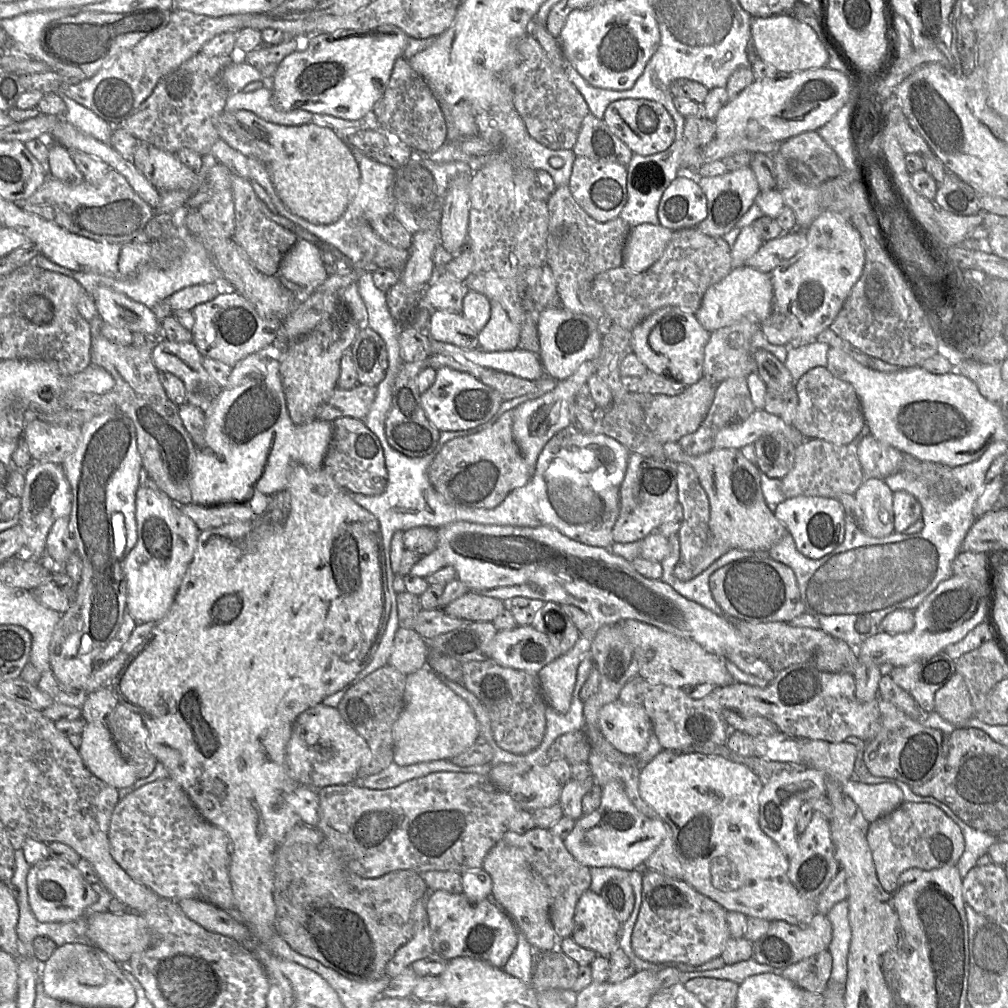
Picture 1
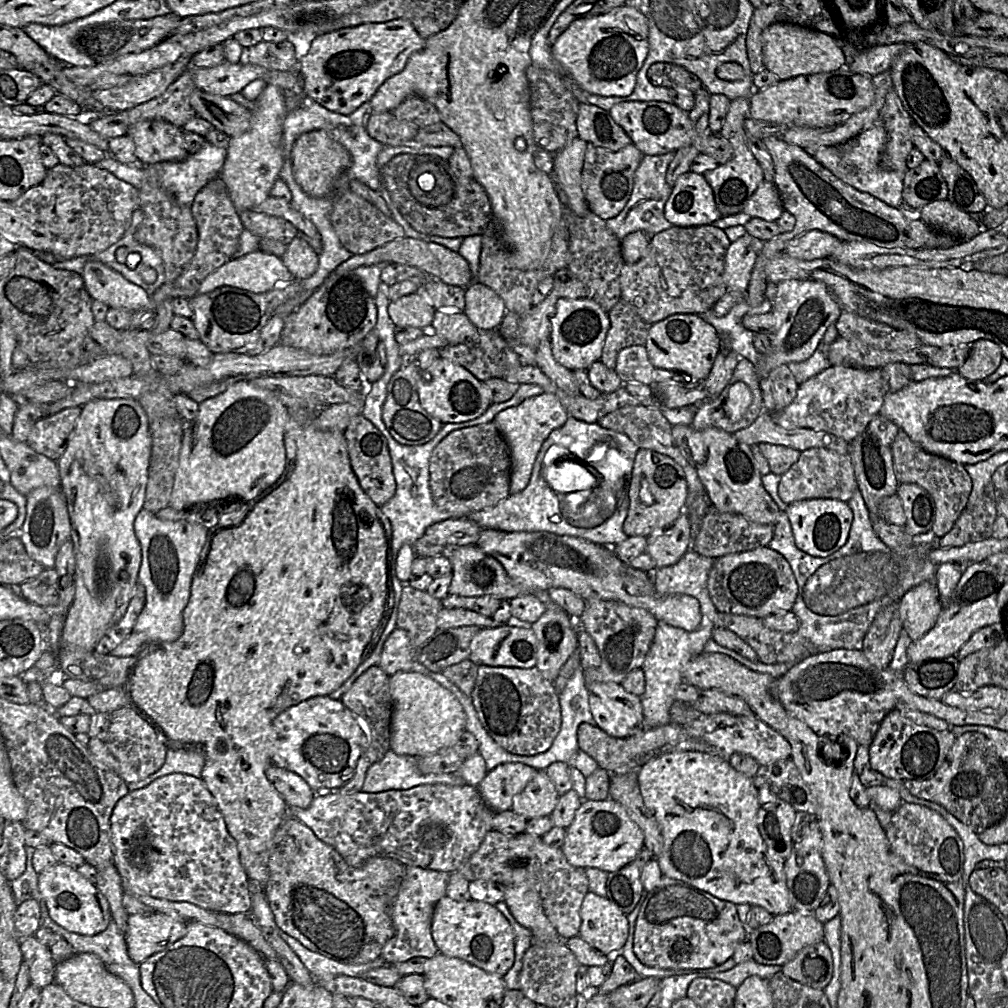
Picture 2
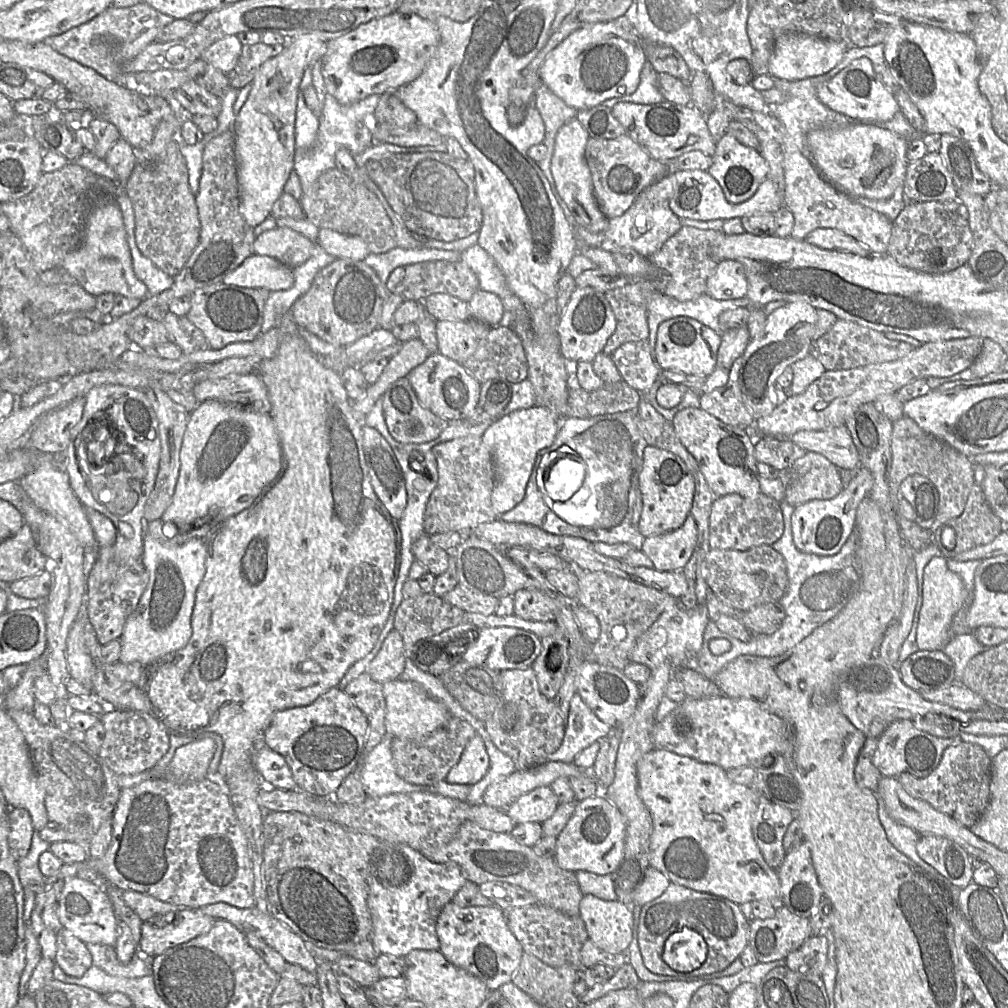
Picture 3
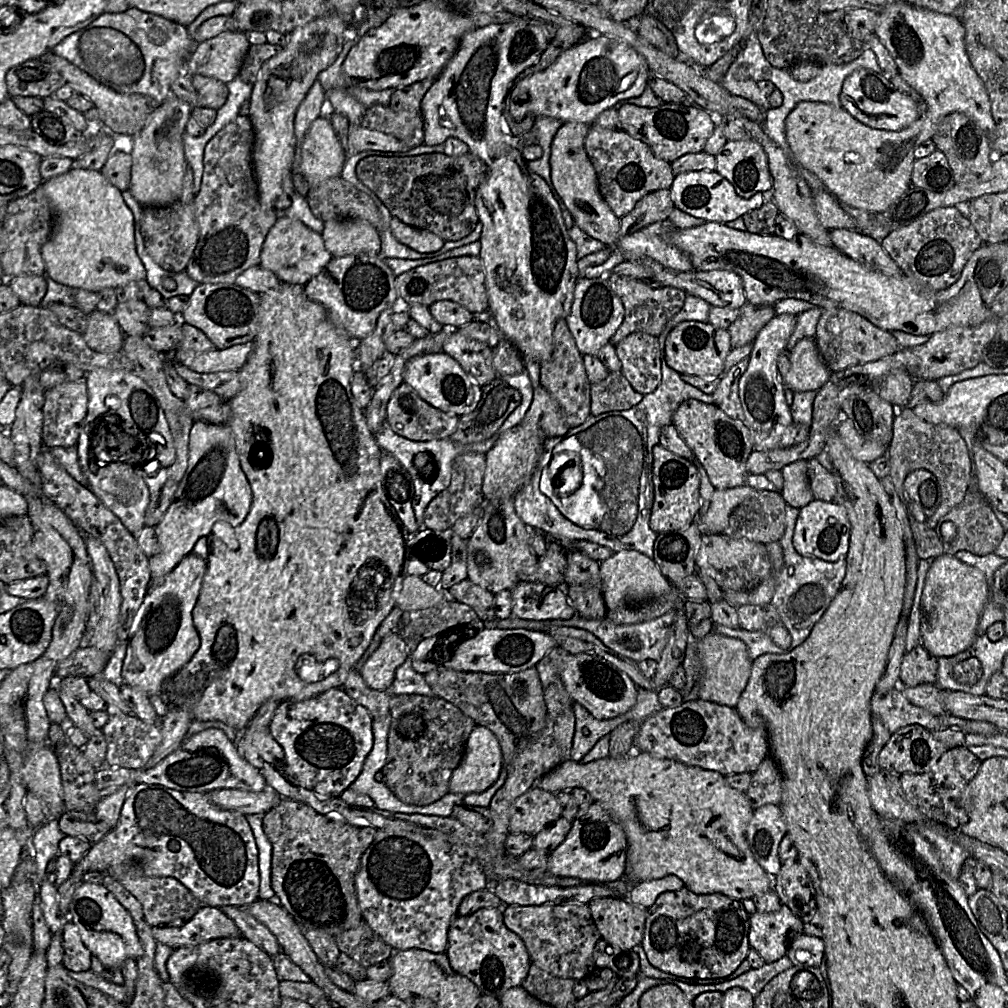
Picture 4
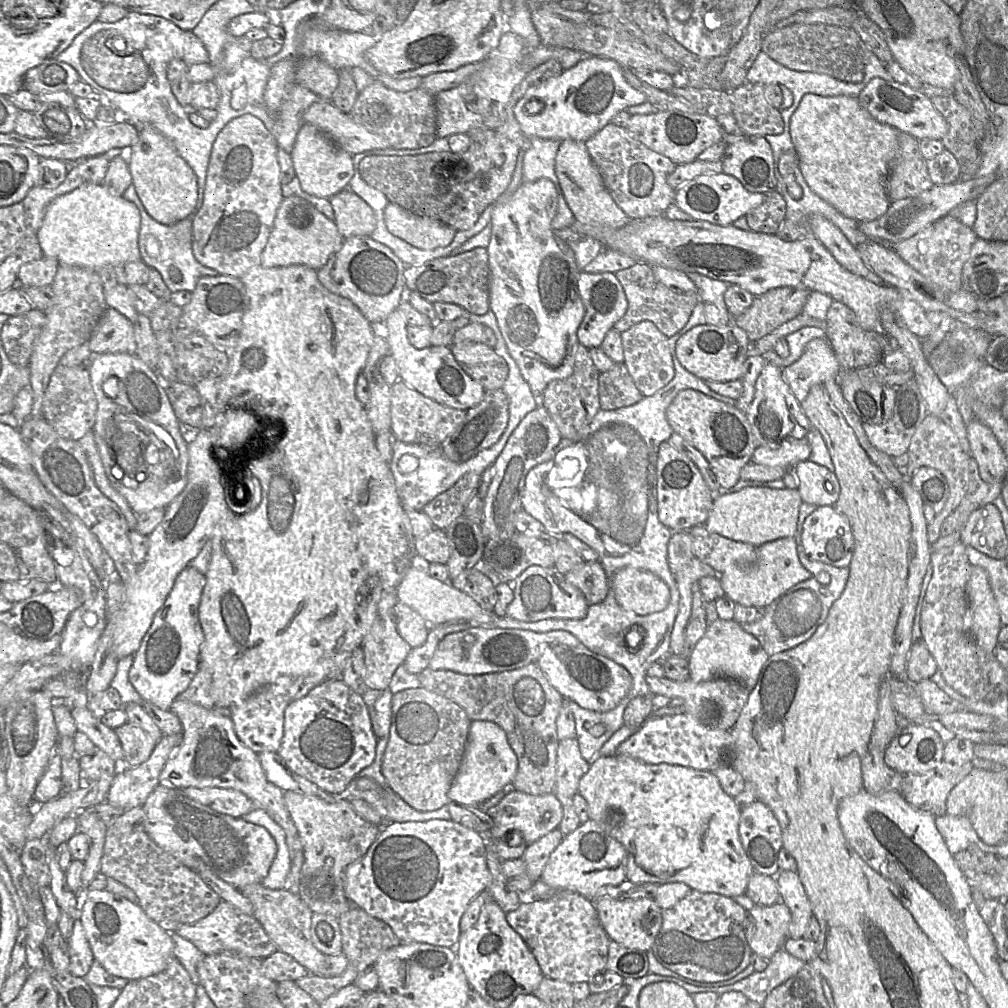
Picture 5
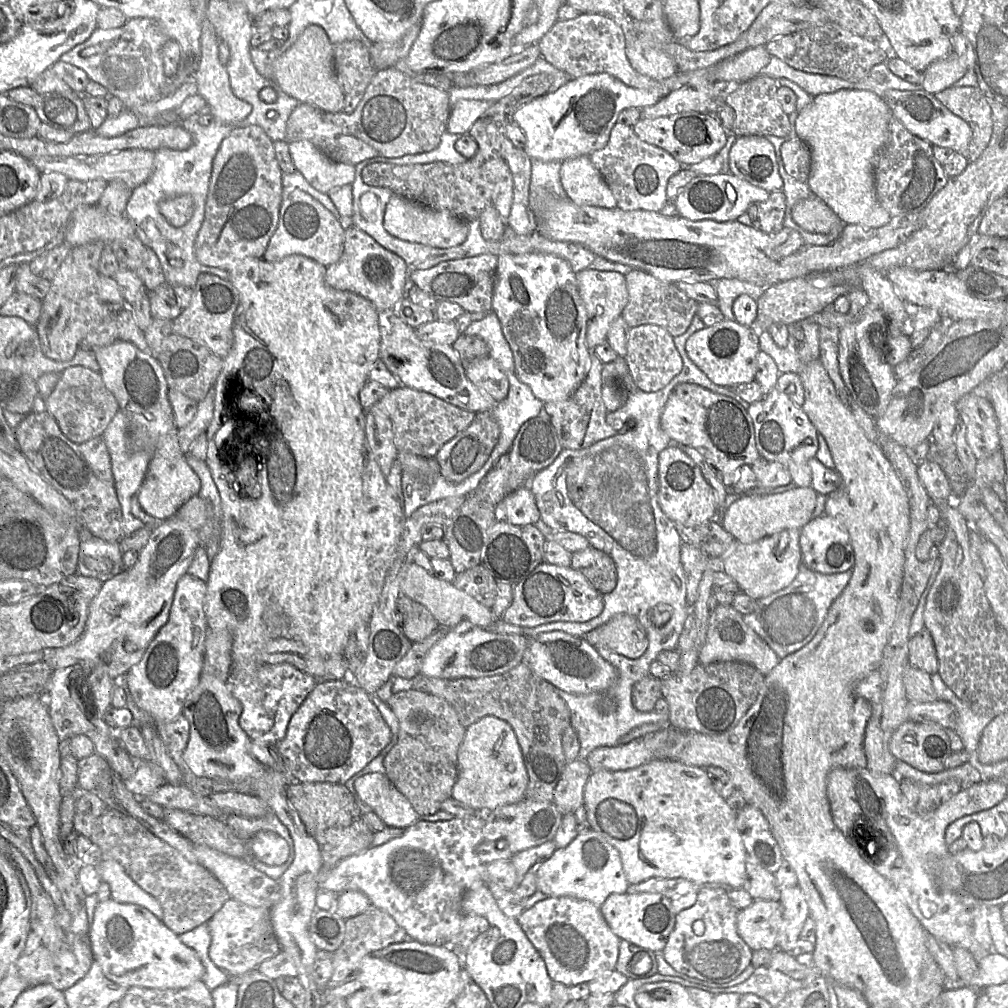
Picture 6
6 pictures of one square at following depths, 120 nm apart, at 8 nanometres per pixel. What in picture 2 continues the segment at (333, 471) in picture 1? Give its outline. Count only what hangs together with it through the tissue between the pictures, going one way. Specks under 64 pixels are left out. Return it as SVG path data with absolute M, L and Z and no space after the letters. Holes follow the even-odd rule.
M357 415L351 419L344 430L344 437L350 464L361 488L380 508L394 496L397 486L386 438L362 415Z

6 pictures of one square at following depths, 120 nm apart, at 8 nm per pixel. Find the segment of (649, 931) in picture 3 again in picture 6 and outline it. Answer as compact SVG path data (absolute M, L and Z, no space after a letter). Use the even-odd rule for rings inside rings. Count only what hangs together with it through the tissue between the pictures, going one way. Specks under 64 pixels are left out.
M706 883L697 892L693 906L676 914L675 926L662 951L665 960L676 971L715 983L735 979L751 964L752 951L736 928L739 909L728 896L728 889L717 883Z

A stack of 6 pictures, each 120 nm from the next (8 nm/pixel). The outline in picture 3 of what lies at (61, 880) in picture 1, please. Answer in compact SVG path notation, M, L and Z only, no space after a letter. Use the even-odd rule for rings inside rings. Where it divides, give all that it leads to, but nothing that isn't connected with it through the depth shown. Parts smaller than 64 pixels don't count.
M77 876L66 879L58 897L57 906L62 927L82 942L115 946L119 921L108 895L99 883L90 883Z

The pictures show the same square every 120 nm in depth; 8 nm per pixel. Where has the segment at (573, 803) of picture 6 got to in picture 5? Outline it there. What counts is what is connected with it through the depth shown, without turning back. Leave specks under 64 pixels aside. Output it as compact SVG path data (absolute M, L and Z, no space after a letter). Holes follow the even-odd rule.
M576 738L560 740L556 757L554 793L560 800L570 802L578 792L578 783L588 771L589 762L580 754Z

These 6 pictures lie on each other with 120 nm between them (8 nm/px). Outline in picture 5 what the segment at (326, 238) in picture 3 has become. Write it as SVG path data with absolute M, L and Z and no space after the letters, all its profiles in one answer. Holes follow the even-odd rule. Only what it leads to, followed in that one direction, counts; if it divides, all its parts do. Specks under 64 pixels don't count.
M348 188L328 199L334 211L334 222L344 239L371 235L376 227L376 219L364 200Z

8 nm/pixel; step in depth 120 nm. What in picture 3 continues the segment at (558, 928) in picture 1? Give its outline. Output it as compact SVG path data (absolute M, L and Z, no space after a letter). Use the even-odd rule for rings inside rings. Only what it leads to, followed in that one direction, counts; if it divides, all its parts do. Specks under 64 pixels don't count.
M466 820L460 825L453 839L429 853L428 859L435 863L458 865L463 876L477 885L486 882L506 882L517 885L532 893L537 899L537 904L555 909L568 916L580 916L580 902L584 895L580 890L575 872L560 868L554 857L538 856L532 847L519 844L509 833L487 830L471 820Z

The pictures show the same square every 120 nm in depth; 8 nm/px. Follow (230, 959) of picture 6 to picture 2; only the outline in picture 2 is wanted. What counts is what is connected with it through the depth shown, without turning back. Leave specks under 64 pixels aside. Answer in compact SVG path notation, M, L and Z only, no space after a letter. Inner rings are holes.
M157 912L129 915L125 941L128 955L139 965L187 933L188 921Z

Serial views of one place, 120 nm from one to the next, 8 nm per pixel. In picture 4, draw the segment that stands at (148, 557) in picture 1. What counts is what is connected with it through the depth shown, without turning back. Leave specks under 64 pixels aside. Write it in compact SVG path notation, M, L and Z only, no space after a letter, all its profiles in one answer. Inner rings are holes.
M191 552L169 574L151 583L128 639L122 666L125 684L139 688L148 696L162 695L168 679L197 652L201 642L193 623L192 611L206 570L206 560Z

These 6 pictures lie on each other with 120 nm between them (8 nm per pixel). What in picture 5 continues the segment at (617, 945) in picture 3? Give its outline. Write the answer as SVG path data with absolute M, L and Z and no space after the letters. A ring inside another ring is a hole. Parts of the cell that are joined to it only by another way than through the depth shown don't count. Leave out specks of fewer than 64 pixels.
M609 896L592 900L598 918L608 937L634 950L651 950L662 925L662 909L652 898L617 900Z

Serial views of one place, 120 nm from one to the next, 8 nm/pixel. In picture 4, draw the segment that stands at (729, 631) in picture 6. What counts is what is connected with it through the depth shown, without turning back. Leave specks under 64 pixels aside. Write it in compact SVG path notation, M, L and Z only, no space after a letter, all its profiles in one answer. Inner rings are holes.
M714 631L698 641L701 665L699 698L729 707L735 707L749 681L752 662L747 645L740 639L728 637Z

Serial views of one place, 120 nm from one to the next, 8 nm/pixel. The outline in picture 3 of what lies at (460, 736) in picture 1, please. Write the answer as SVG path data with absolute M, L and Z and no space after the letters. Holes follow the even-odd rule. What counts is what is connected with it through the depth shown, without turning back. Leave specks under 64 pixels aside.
M398 678L385 682L382 688L386 702L386 733L389 736L418 740L444 725L450 716L442 703L413 682Z

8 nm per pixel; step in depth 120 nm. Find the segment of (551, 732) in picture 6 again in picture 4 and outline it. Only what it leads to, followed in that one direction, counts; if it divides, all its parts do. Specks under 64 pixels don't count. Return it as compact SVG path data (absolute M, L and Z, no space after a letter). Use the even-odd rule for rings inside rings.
M439 660L438 667L424 674L424 677L435 696L443 698L459 708L465 715L473 719L476 725L484 726L493 732L499 741L506 770L517 753L537 740L538 733L545 725L547 707L542 684L534 666L515 673L485 673L453 670L440 664Z

